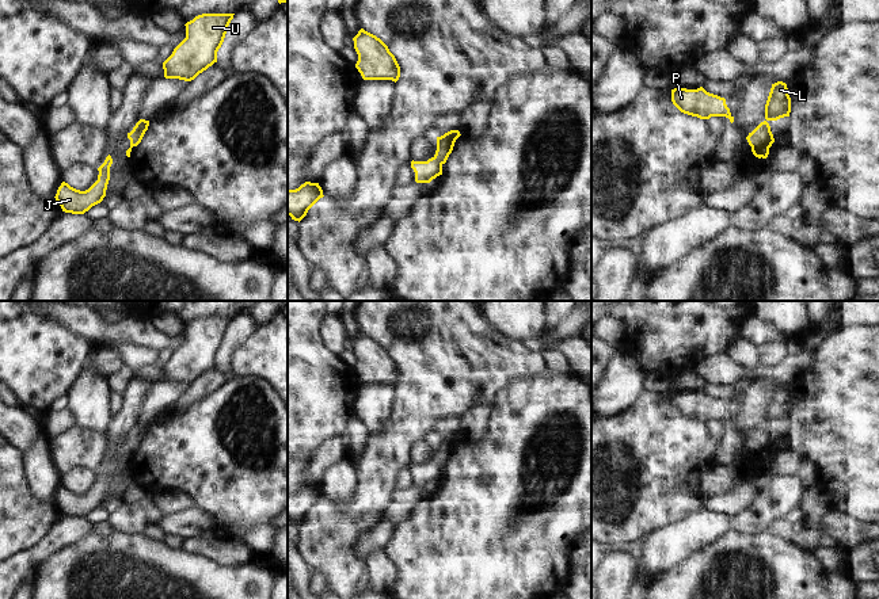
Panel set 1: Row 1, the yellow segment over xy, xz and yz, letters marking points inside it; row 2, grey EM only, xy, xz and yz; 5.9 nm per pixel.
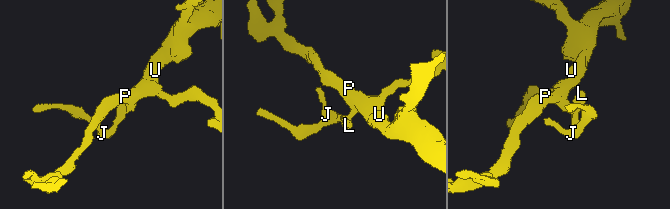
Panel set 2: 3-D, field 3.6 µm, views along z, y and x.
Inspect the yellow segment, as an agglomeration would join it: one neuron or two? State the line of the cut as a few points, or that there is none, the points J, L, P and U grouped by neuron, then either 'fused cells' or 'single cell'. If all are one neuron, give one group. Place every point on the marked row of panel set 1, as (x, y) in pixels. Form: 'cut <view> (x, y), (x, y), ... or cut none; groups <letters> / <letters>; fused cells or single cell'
cut none; groups J L P U; single cell

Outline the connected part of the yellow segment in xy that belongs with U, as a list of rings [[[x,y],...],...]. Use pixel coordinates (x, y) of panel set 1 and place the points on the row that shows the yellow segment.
[[[202,14],[187,22],[186,38],[163,62],[164,77],[191,81],[217,62],[217,51],[233,15]]]

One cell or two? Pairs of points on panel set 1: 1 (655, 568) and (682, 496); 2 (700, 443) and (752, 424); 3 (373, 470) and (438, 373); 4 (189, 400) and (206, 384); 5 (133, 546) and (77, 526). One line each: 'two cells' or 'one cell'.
1: two cells
2: two cells
3: one cell
4: one cell
5: two cells

